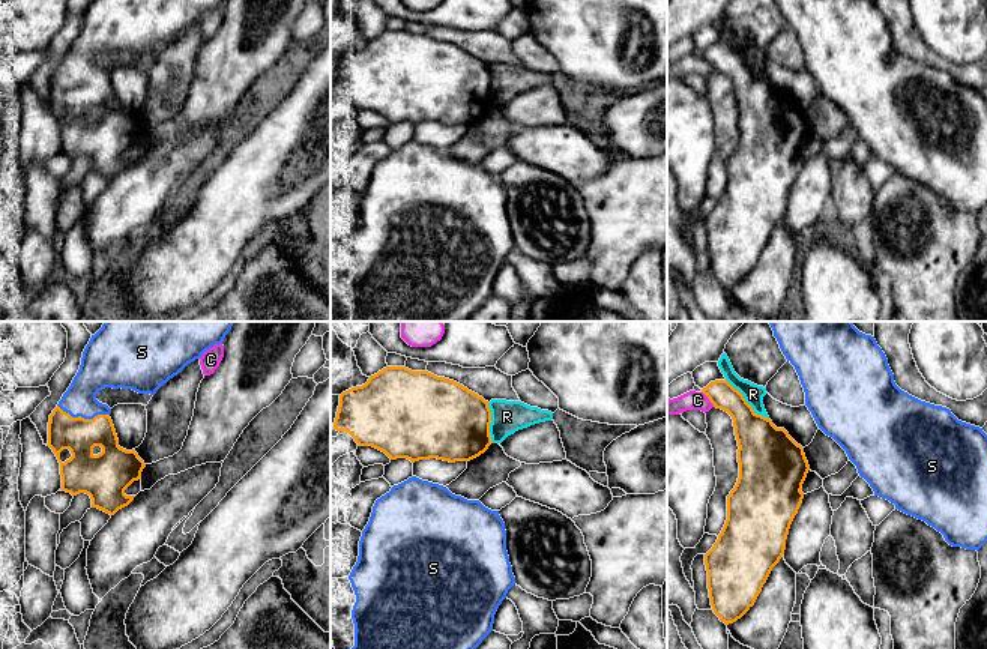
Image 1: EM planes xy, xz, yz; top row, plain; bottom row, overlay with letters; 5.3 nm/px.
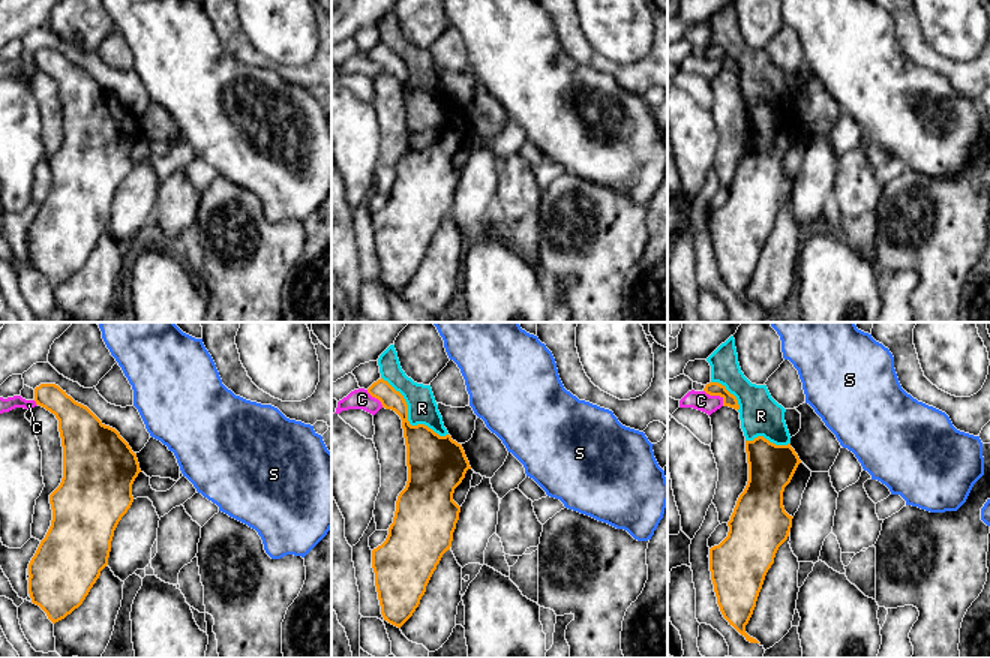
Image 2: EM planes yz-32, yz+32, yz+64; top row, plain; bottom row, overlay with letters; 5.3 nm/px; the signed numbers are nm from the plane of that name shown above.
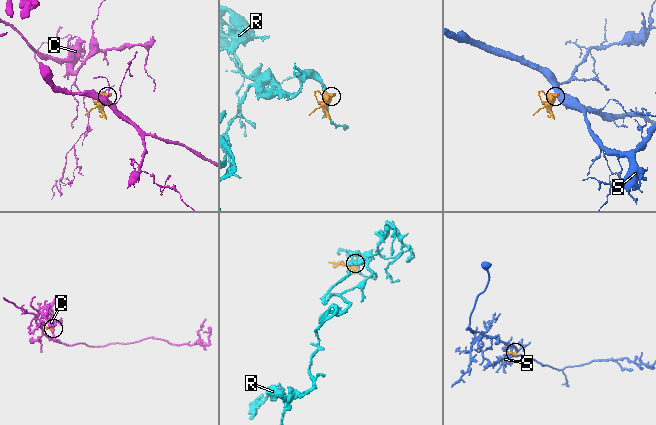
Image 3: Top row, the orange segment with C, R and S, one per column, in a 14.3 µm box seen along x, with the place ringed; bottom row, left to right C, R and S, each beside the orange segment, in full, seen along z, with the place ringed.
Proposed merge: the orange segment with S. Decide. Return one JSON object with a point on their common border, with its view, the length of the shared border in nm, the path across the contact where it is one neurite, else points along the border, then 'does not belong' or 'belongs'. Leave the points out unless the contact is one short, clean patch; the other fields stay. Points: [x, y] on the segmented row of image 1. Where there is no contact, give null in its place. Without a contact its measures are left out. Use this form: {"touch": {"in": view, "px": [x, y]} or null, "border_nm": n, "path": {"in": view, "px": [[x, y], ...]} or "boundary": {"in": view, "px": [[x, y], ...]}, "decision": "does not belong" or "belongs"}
{"touch": {"in": "xy", "px": [83, 418]}, "border_nm": 280, "path": {"in": "xy", "px": [[80, 436], [83, 418], [83, 388], [95, 373]]}, "decision": "belongs"}

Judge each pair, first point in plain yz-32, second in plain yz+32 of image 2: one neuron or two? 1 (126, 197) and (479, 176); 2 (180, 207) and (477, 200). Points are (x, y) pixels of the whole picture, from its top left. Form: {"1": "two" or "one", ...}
{"1": "one", "2": "two"}

